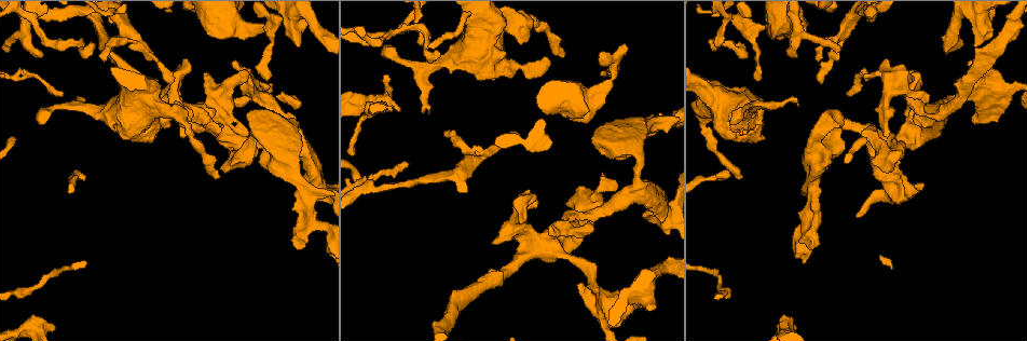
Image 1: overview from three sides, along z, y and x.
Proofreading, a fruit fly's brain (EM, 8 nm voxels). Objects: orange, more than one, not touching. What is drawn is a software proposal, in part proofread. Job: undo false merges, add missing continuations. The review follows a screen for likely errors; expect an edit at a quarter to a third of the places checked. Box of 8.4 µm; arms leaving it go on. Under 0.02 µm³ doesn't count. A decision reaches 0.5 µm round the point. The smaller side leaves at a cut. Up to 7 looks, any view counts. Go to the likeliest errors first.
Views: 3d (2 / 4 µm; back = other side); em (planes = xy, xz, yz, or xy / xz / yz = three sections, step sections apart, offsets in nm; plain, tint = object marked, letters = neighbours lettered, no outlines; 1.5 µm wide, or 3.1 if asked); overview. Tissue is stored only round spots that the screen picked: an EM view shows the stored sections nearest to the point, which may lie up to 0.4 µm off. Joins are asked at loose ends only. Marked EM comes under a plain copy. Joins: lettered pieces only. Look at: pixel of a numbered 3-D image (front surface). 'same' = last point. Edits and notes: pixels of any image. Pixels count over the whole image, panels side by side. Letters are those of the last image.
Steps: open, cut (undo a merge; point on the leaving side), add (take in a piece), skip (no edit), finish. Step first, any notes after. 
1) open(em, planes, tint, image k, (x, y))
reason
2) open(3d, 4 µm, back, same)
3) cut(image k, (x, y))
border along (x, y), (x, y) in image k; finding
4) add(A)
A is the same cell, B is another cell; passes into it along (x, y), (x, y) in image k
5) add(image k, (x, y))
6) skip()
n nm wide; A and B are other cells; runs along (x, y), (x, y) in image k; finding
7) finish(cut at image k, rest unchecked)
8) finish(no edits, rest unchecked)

open(3d, 2 µm, image 1, (427, 113))
an open end

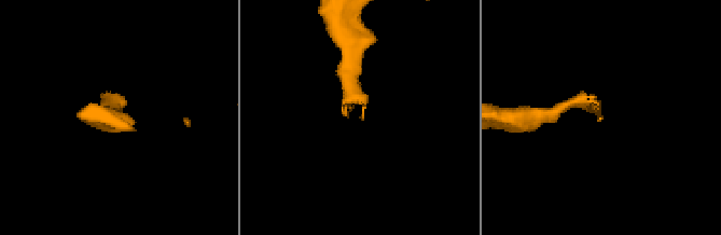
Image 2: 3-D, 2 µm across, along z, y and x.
open(em, planes, tint, image 2, (598, 119))

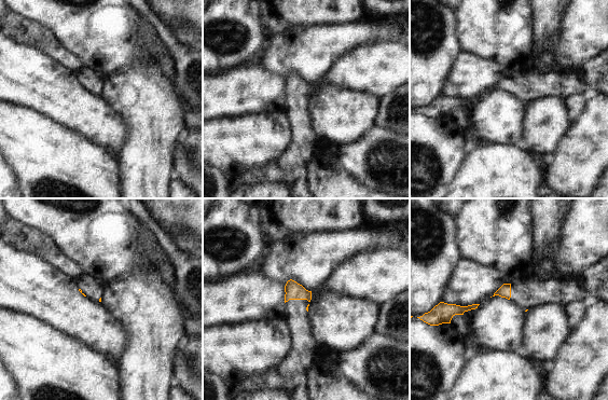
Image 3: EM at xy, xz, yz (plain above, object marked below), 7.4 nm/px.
open(em, planes, letters, same)

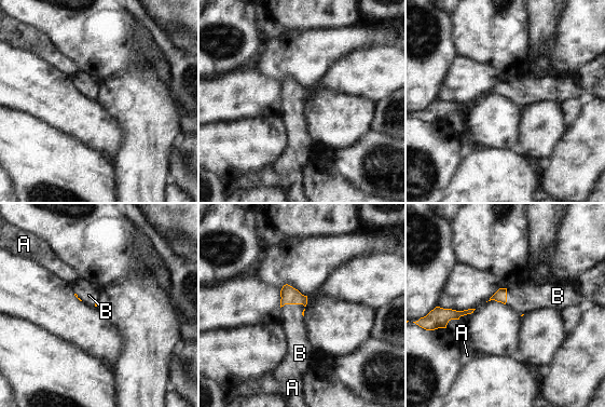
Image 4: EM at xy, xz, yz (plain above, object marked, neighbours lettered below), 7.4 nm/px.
add(B)
B is the same cell, A is another cell; passes into it along (289, 295), (297, 303), (291, 320) in image 4; it goes on there

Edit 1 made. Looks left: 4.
open(overview)
see it whole again

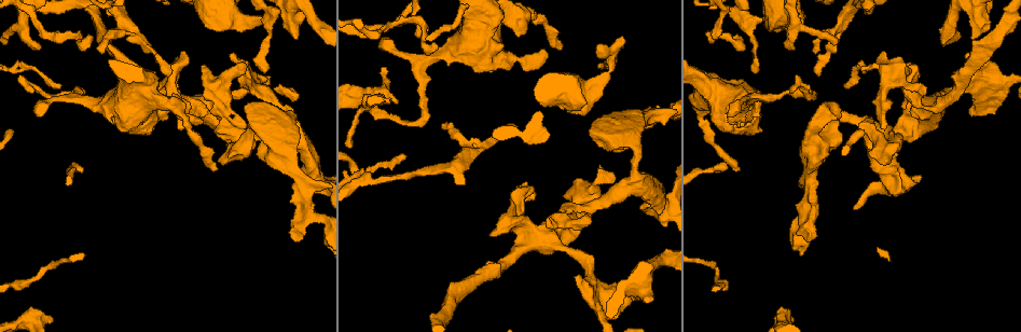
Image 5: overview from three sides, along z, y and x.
open(3d, 4 µm, image 5, (528, 188))
free end

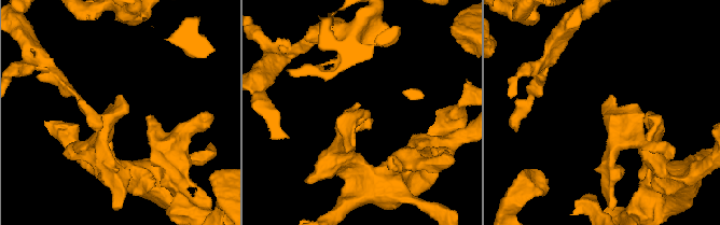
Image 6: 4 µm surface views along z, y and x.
open(em, xy, step 8, letters, image 6, (364, 115))
shape alone is not enough

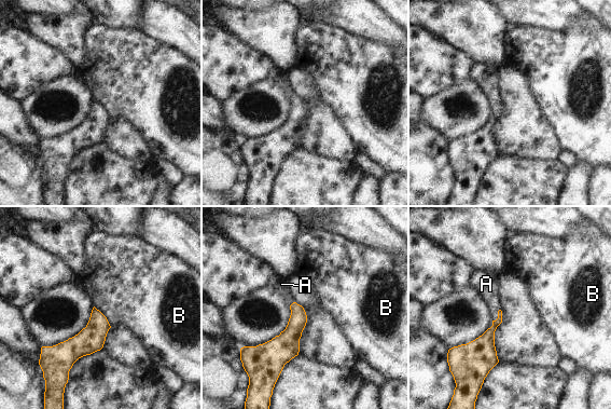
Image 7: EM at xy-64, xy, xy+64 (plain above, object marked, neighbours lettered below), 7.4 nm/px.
open(em, yz, step 4, letters, same)

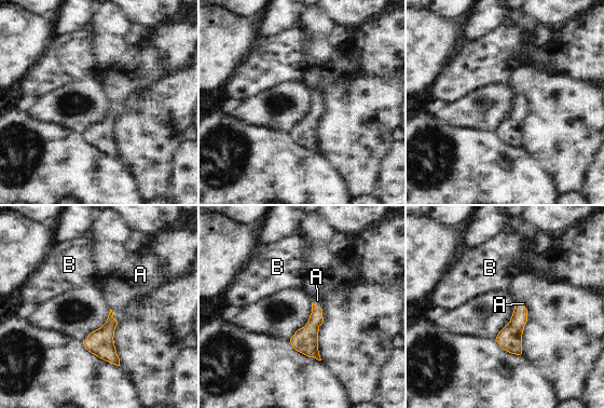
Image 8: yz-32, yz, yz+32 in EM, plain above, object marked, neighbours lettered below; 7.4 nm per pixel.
add(A)
A is the same cell, B is another cell; it goes on there

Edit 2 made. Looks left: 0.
finish(add at image 4, add at image 8, rest unchecked)

